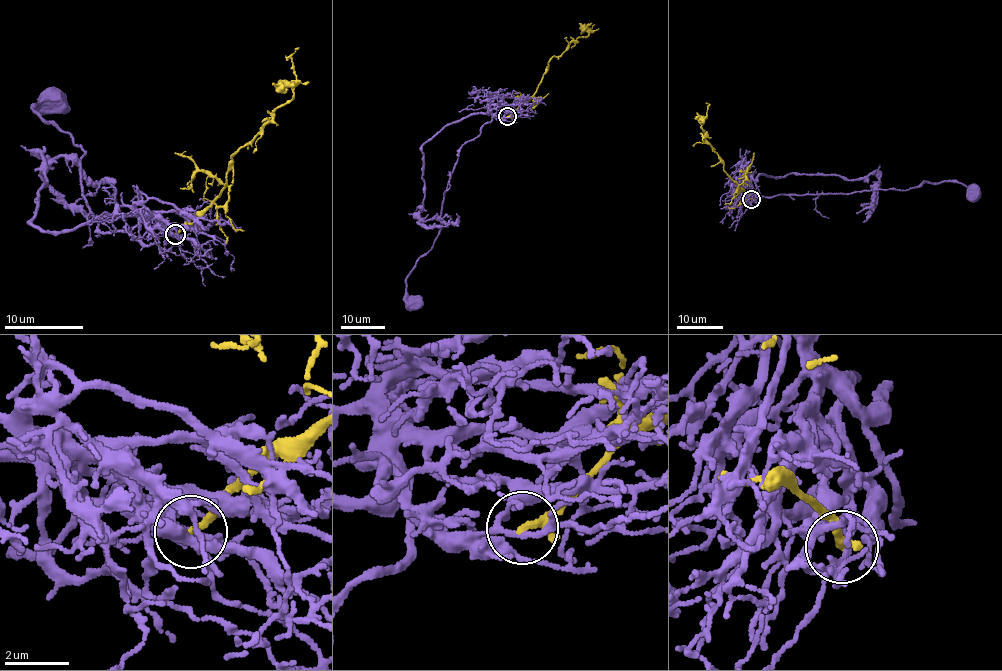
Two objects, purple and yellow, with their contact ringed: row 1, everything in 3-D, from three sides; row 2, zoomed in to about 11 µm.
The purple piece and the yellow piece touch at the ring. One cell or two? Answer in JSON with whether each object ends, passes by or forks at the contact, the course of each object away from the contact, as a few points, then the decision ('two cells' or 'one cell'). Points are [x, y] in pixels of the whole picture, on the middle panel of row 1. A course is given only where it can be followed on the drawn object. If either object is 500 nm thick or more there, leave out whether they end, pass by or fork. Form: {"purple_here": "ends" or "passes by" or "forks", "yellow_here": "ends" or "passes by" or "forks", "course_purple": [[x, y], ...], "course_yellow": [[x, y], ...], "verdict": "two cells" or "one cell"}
{"purple_here": "forks", "yellow_here": "passes by", "course_purple": [[507, 116], [492, 117], [480, 133], [460, 149], [444, 195], [440, 232], [406, 281], [406, 289], [413, 301]], "course_yellow": [[507, 116], [536, 90], [553, 56], [561, 54], [573, 41], [589, 33], [594, 24]], "verdict": "two cells"}

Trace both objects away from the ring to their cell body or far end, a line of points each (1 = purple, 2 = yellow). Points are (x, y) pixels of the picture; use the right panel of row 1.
1: (751, 199), (756, 188), (761, 196), (804, 195), (907, 190), (925, 182), (953, 181), (962, 183), (972, 192)
2: (751, 199), (726, 172), (723, 160), (703, 137), (701, 120), (707, 111), (706, 103)

